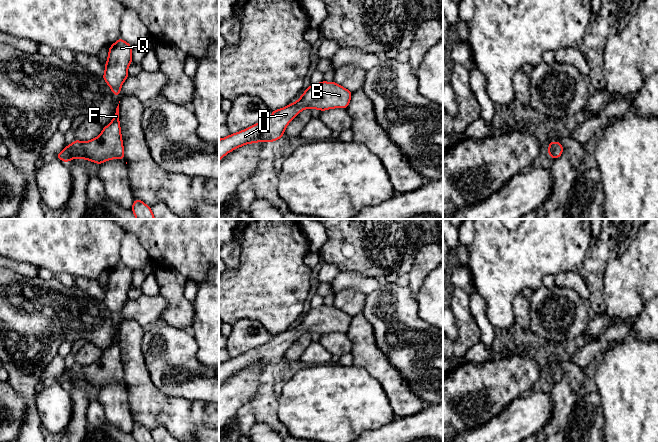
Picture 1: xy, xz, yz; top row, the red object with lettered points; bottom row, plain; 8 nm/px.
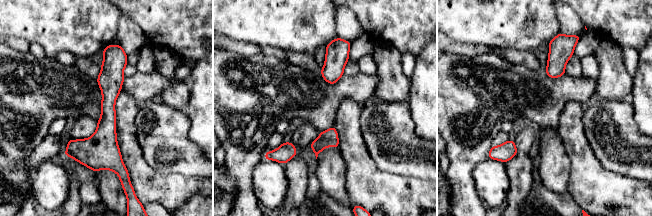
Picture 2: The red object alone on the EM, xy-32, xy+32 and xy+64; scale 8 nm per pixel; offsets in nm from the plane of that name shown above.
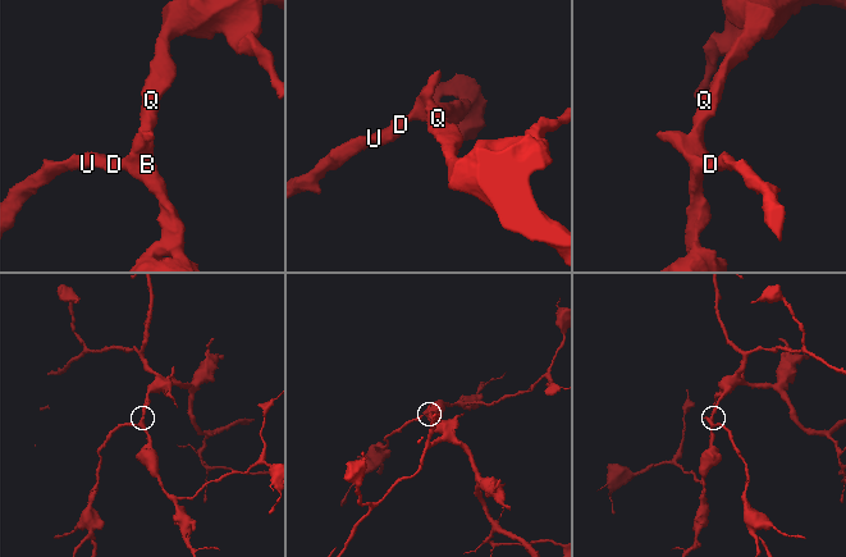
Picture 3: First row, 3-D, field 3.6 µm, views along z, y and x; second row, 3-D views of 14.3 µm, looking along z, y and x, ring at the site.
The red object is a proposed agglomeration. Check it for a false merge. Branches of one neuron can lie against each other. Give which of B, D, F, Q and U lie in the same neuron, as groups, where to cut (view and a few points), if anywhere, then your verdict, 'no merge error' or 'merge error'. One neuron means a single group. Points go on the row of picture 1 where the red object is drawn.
groups B D F Q U; cut none; no merge error

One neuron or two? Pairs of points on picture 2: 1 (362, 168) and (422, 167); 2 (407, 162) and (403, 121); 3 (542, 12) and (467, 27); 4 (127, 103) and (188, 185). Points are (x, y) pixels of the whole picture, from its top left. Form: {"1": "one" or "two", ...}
{"1": "two", "2": "one", "3": "one", "4": "one"}

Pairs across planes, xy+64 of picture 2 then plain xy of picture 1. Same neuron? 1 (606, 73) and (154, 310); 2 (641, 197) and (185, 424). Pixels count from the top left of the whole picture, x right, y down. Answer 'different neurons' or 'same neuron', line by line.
1: different neurons
2: same neuron

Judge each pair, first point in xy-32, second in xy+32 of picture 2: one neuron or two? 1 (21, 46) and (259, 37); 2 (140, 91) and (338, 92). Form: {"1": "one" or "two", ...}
{"1": "two", "2": "one"}

